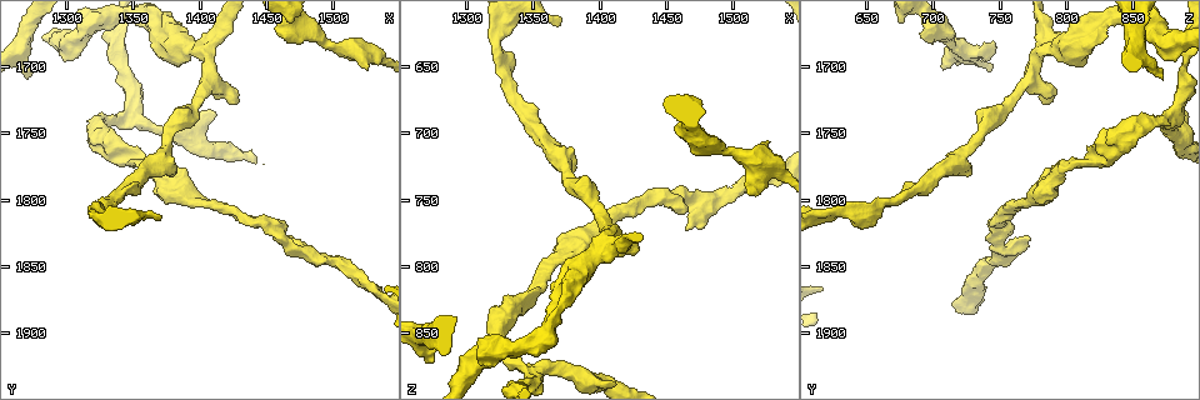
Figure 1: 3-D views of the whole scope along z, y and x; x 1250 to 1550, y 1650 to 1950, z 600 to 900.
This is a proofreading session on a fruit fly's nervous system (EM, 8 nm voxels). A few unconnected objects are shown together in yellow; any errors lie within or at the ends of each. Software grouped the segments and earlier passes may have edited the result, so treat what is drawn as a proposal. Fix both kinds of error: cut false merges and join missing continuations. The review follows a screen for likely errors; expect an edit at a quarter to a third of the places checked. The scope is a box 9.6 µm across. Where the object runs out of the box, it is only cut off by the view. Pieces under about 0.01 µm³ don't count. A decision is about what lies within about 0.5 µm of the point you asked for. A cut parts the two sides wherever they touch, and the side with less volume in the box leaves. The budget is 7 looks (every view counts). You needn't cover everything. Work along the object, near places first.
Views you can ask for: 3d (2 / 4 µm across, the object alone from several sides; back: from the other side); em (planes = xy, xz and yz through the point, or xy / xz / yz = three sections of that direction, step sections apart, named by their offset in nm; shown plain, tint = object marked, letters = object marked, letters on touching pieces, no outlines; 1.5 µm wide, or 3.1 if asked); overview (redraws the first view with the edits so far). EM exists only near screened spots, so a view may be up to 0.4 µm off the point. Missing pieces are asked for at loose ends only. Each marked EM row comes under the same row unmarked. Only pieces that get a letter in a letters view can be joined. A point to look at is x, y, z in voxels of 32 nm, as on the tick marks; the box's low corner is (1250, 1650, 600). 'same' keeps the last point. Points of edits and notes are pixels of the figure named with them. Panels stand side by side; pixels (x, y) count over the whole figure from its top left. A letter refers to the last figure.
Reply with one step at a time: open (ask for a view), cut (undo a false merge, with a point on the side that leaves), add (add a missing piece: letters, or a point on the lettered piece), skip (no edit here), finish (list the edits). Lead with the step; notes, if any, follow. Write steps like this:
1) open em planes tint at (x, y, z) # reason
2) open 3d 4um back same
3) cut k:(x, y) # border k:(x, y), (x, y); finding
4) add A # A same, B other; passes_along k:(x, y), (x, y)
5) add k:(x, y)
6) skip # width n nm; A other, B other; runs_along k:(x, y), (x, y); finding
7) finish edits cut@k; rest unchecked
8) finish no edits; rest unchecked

open em xy step 4 letters at (1526, 1702, 706) # an open end

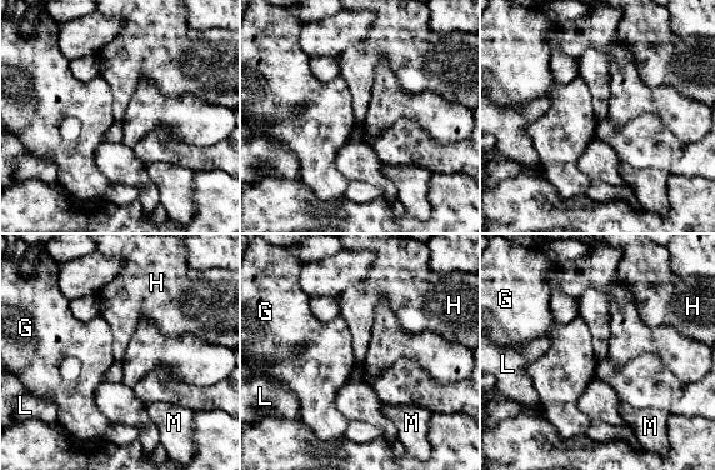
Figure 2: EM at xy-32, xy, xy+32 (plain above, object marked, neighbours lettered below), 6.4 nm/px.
open em planes letters same

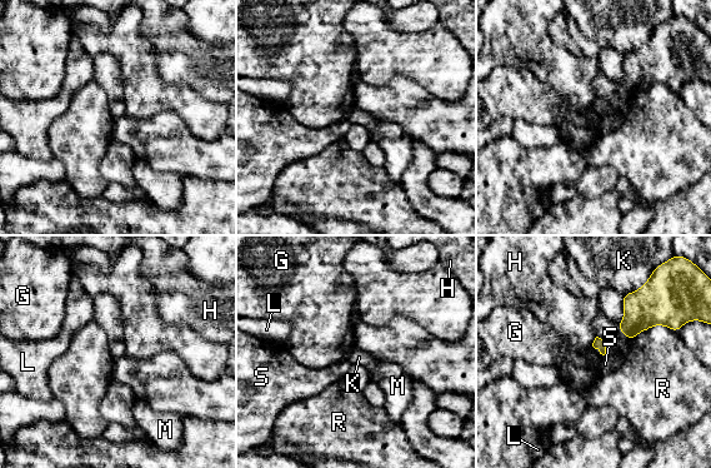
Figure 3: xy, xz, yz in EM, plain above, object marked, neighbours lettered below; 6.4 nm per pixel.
skip # G other, H other, K other, L other, M other, R other, S other; border 3:(645, 283), (637, 289), (624, 294); no lettered piece goes on from it

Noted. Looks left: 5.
open 3d 2um at (1408, 1708, 772) # branch point

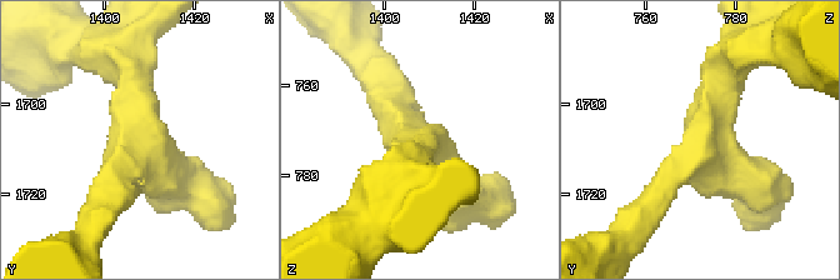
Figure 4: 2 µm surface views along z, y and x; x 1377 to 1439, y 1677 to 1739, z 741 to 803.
open em planes letters at (1408, 1708, 773) # arms 3; arm_widths 220, 300, 320 nm; need the tissue

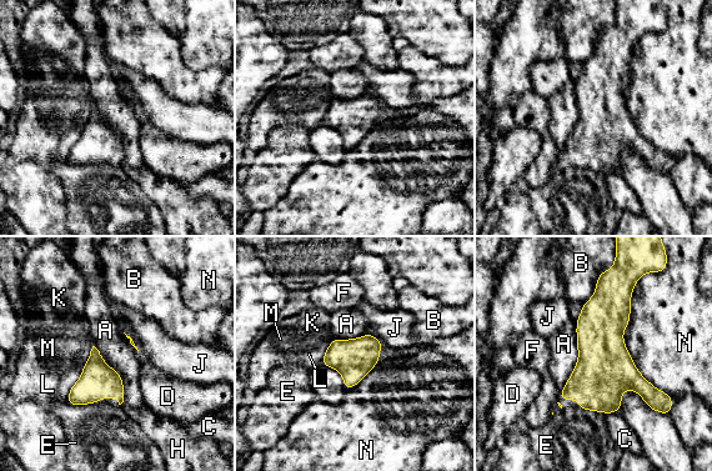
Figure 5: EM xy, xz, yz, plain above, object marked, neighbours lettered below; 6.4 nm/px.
skip # A other, B other, C other, D other, E other, F other, H other, J other, K other, L other, M other, N other; border 5:(577, 319), (577, 362), (560, 391); one neuron here

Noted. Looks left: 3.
open 3d 2um at (1270, 1710, 872) # free end

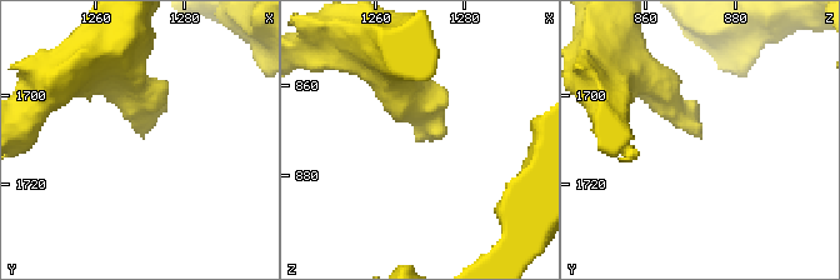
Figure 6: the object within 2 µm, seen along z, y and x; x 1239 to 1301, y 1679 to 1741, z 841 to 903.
open em xy step 8 letters at (1270, 1710, 872) # now the EM

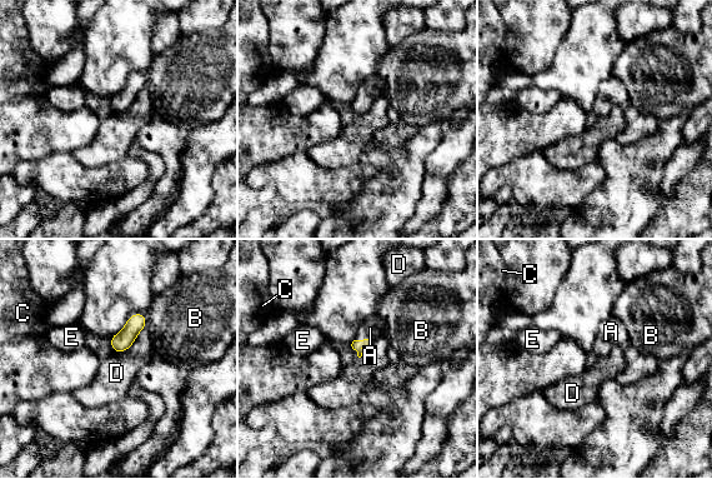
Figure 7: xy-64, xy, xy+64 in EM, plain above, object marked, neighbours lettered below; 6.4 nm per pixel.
add A # longest_contact A 150 nm; A same, B other, C other, D other, E other; it goes on there

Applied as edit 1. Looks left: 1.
finish edits add@7; rest unchecked

